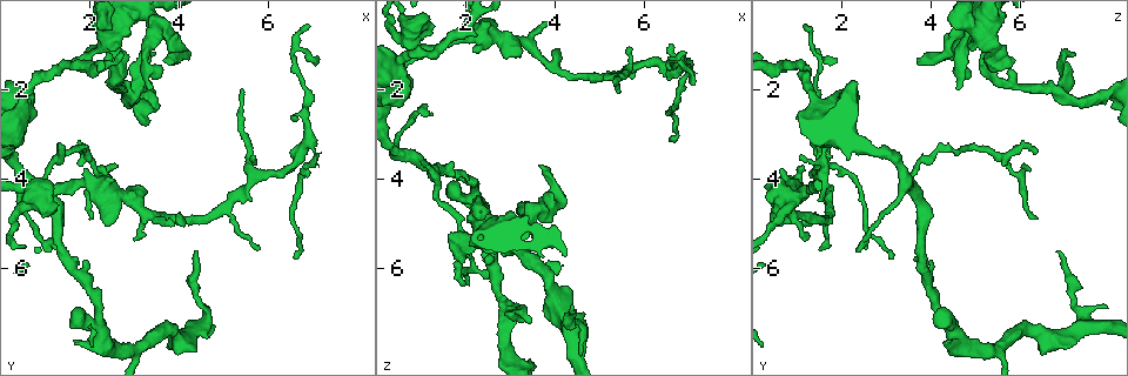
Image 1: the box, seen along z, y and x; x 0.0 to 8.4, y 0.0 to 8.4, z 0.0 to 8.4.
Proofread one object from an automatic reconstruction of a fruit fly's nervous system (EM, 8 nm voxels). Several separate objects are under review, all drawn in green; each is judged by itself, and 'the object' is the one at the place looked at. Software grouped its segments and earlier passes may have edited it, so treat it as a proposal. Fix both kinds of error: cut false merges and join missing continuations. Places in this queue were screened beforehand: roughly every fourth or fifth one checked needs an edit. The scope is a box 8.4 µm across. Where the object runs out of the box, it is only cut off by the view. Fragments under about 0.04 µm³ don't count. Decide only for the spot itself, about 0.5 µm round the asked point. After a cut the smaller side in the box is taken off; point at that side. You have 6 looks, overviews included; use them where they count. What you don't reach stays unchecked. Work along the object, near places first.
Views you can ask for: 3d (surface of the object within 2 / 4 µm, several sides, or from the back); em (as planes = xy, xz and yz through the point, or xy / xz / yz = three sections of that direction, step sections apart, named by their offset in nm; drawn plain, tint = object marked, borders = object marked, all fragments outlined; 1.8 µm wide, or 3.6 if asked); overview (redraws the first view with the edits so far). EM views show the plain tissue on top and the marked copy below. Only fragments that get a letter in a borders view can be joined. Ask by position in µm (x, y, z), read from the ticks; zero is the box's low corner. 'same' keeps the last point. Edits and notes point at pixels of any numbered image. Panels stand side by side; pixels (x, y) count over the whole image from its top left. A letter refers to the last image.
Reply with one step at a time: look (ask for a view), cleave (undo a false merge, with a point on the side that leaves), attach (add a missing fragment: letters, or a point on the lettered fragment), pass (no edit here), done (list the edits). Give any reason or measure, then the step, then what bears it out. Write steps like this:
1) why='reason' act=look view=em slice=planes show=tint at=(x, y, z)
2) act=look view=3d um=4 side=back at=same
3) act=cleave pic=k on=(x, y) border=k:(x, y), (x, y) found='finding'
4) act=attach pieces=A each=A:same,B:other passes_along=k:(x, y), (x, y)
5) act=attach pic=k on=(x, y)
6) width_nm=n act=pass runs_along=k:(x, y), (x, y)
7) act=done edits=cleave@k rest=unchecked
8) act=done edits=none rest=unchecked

why='an open end' act=look view=3d um=4 side=back at=(3.70, 1.35, 3.70)

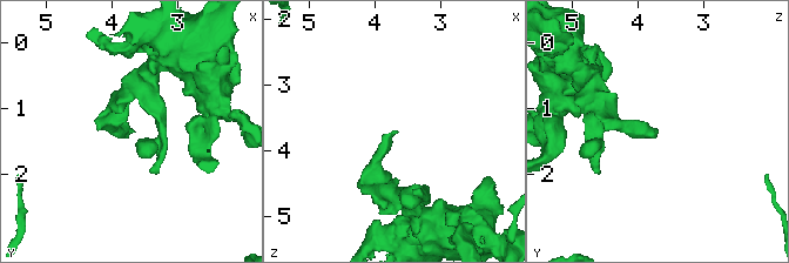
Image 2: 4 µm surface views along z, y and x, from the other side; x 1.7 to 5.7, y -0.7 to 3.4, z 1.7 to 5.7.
why='need the tissue' act=look view=em slice=planes show=borders at=(3.70, 1.40, 3.75)

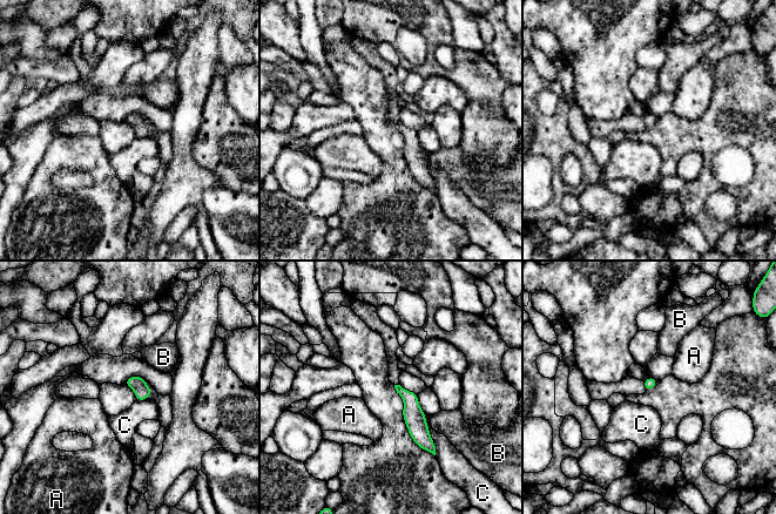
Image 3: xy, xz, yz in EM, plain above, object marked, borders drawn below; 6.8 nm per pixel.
act=pass each=A:other,B:other,C:other found='no lettered fragment goes on from it'

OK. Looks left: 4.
act=look view=3d um=2 at=(6.60, 2.60, 0.95)

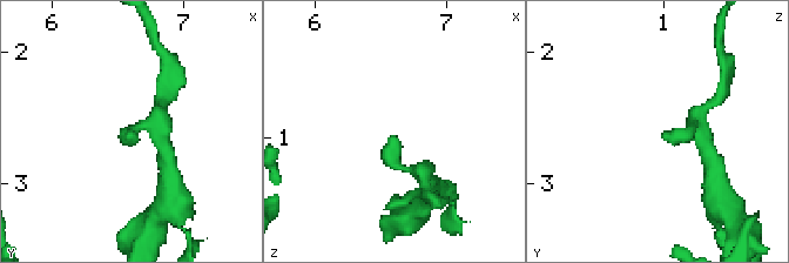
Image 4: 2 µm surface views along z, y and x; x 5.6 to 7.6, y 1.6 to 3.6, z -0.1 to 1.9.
why='shape alone is not enough' act=look view=em slice=xy step=4 show=tint at=(6.60, 2.62, 0.98)

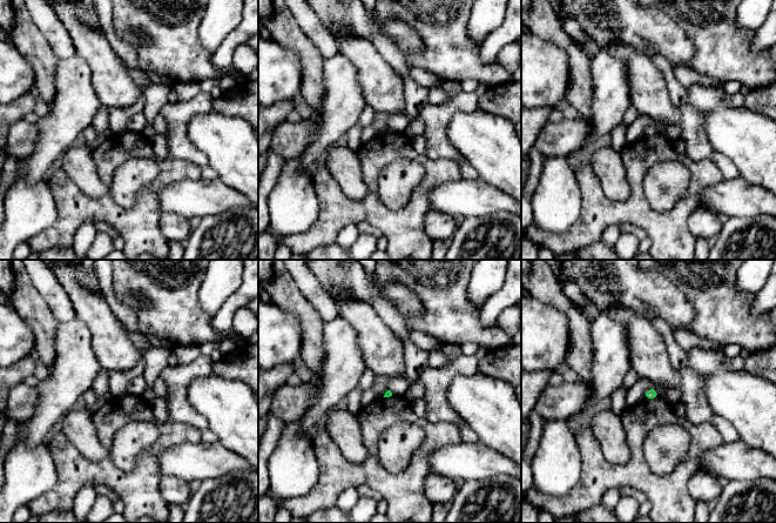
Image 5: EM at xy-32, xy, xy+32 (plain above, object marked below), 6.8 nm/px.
why='another direction' act=look view=em slice=planes show=borders at=same

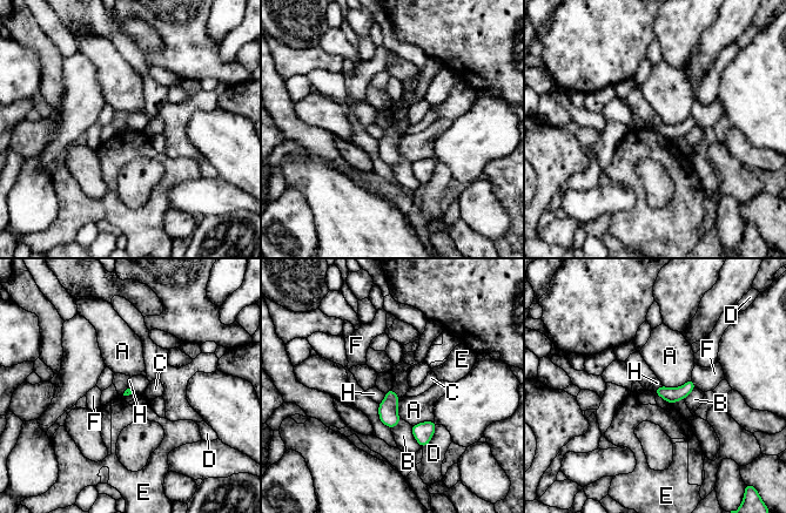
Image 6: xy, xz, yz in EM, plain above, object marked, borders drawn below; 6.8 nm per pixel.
act=pass each=A:other,B:other,C:other,D:other,E:other,F:other,H:other border=6:(384, 393), (384, 398), (378, 404) found='none of them fits'

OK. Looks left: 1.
why='a narrow waist' act=look view=em slice=planes show=borders at=(0.85, 4.50, 0.80)

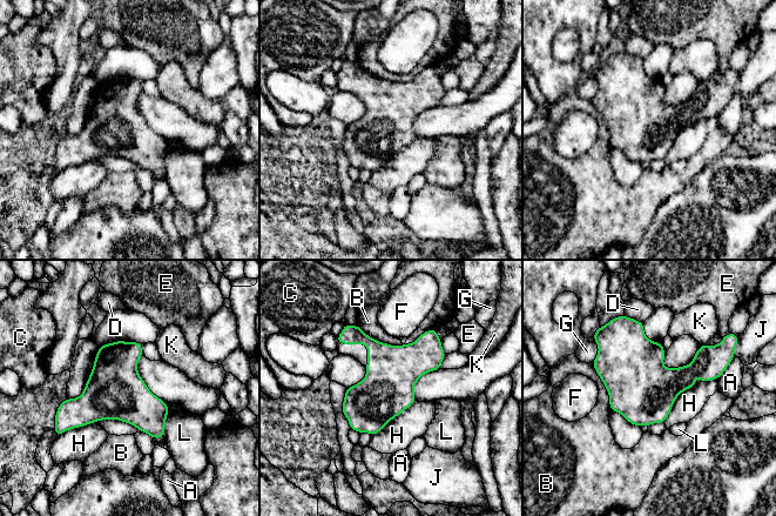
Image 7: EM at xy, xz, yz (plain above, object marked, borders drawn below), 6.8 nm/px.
width_nm=360 act=pass each=A:other,B:other,C:other,D:other,E:other,F:other,G:other,H:other,J:other,K:other,L:other border=7:(696, 382), (677, 396), (663, 422) found='one neuron here'

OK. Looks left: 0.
act=done edits=none rest=unchecked

